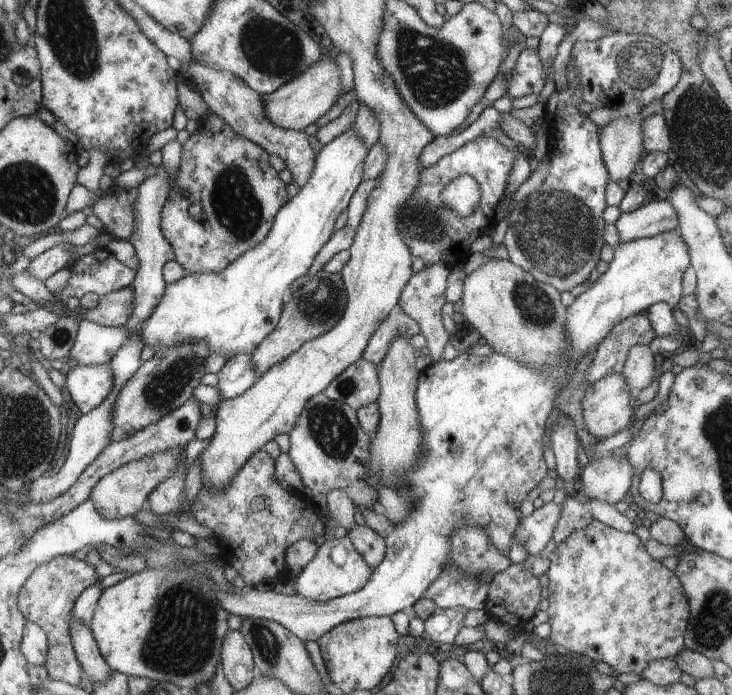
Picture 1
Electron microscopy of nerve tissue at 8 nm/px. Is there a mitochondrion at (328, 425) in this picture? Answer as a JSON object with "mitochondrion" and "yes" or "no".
{"mitochondrion":"yes"}

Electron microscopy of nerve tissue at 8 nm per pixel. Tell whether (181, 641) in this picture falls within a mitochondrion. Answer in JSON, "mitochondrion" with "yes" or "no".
{"mitochondrion":"yes"}

